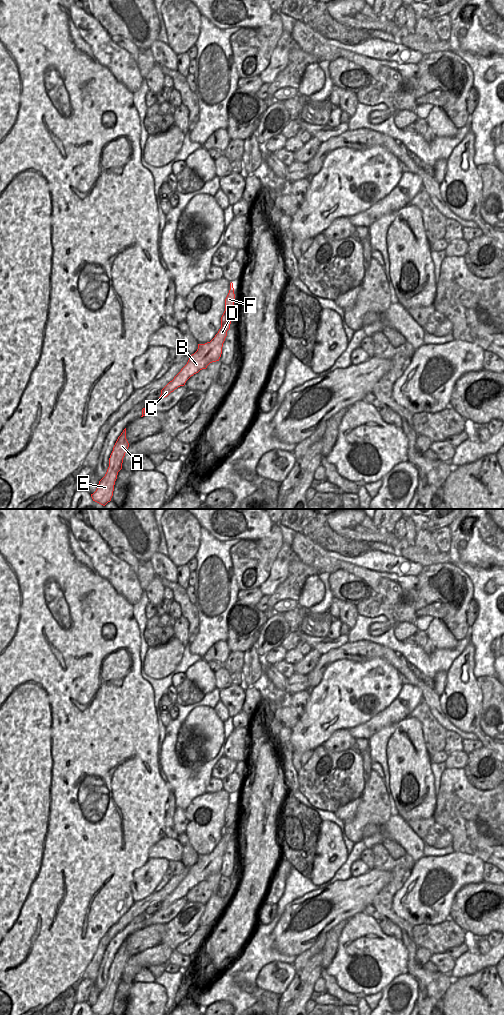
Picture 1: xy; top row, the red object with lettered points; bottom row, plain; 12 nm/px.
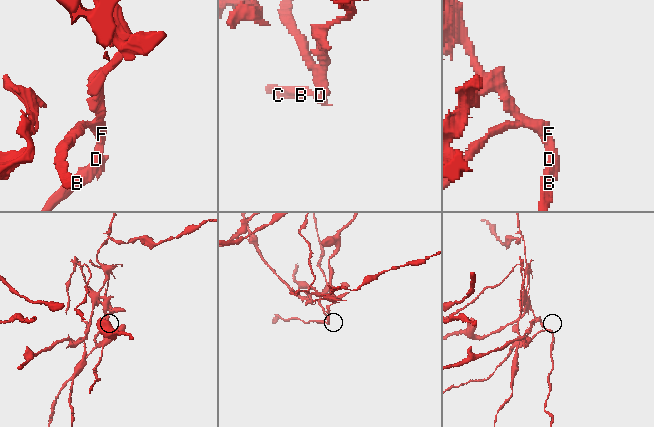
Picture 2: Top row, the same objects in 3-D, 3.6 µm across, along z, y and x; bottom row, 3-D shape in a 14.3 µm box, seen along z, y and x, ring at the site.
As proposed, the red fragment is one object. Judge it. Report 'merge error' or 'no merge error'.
merge error

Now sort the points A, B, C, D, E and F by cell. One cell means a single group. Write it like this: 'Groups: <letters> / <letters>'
Groups: A B C D E / F.

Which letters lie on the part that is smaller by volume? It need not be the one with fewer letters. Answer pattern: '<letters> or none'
A, B, C, D, E.

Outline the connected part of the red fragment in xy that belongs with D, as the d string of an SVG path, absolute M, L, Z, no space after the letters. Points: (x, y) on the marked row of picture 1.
M225 321L221 324L218 333L210 342L198 344L197 351L190 356L187 364L174 377L174 379L161 390L159 398L167 397L178 387L184 386L191 376L202 369L206 369L210 363L219 361L227 331L230 329L230 324L231 321Z

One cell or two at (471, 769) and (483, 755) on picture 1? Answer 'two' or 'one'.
one

